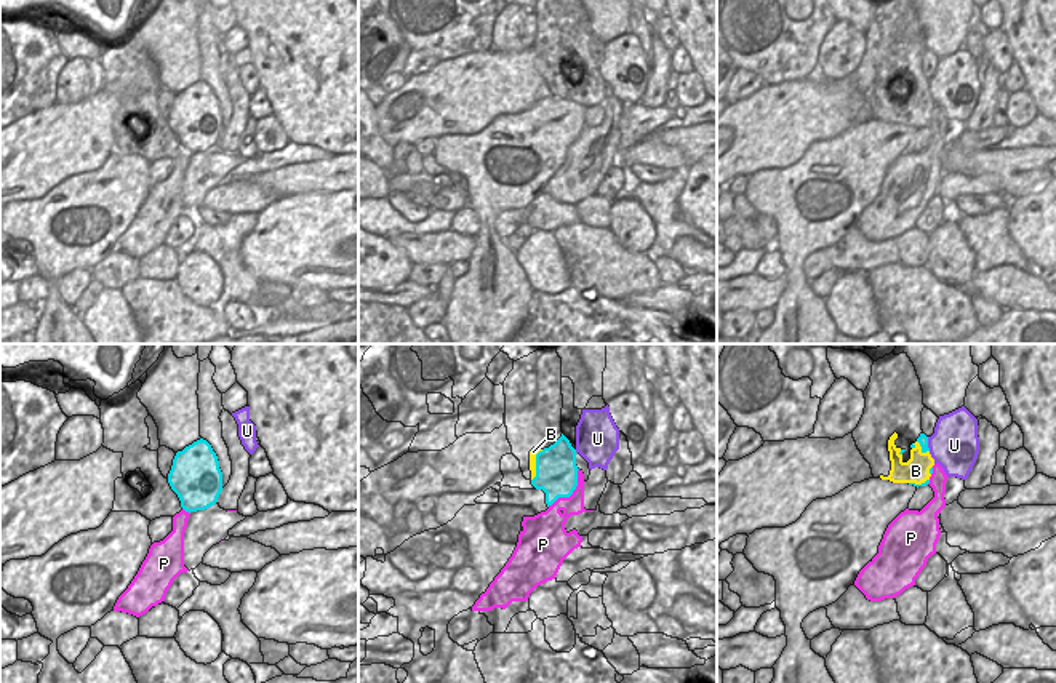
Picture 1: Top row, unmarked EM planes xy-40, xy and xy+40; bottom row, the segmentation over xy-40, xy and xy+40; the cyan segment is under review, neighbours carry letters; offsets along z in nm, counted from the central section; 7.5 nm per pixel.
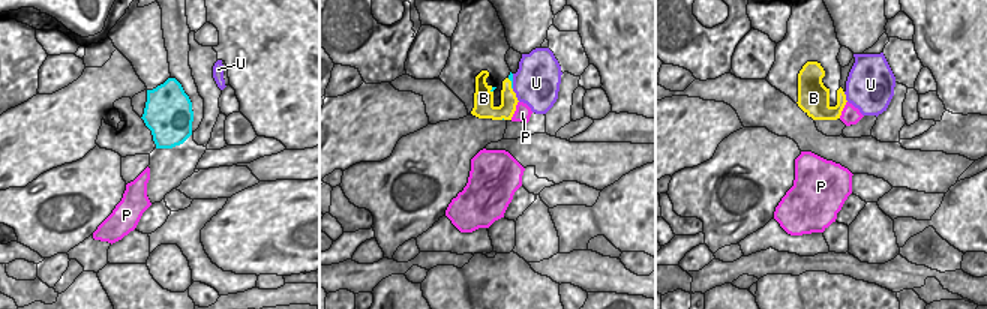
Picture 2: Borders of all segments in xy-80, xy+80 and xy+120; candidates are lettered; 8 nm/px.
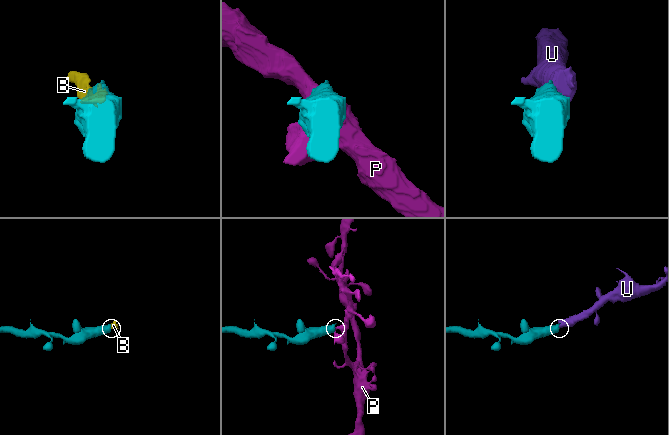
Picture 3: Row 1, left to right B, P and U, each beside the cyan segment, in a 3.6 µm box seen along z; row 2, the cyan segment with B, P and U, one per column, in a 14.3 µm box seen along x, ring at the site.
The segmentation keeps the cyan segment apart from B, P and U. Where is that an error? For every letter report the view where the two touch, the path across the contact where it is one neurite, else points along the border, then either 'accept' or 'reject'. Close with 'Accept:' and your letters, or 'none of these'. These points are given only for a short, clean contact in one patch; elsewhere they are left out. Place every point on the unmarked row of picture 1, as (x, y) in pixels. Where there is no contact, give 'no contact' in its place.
B: meets cyan in xy; reject
P: meets cyan in xy; border along xy (578, 111), (576, 130), (568, 138), (559, 138), (548, 147); reject
U: meets cyan in xy+40; runs through xy+40 (924, 82), (927, 85), (954, 87); accept
Accept: U

